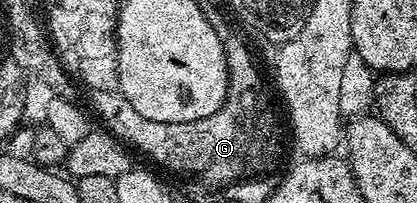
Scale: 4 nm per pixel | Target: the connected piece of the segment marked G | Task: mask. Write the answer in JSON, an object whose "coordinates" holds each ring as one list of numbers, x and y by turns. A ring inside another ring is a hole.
{"coordinates":[[264,78,258,83,249,83,249,87,241,87,241,83,237,83,237,87,229,87,225,104,211,117,186,123,151,121,117,91,96,92,92,96,92,114,101,118,100,126,104,130,134,152,142,151,151,162,177,175,198,179,205,187,229,187,240,179,271,170,273,162,281,155,281,143,277,138,281,135,283,119,277,116,266,89]]}

